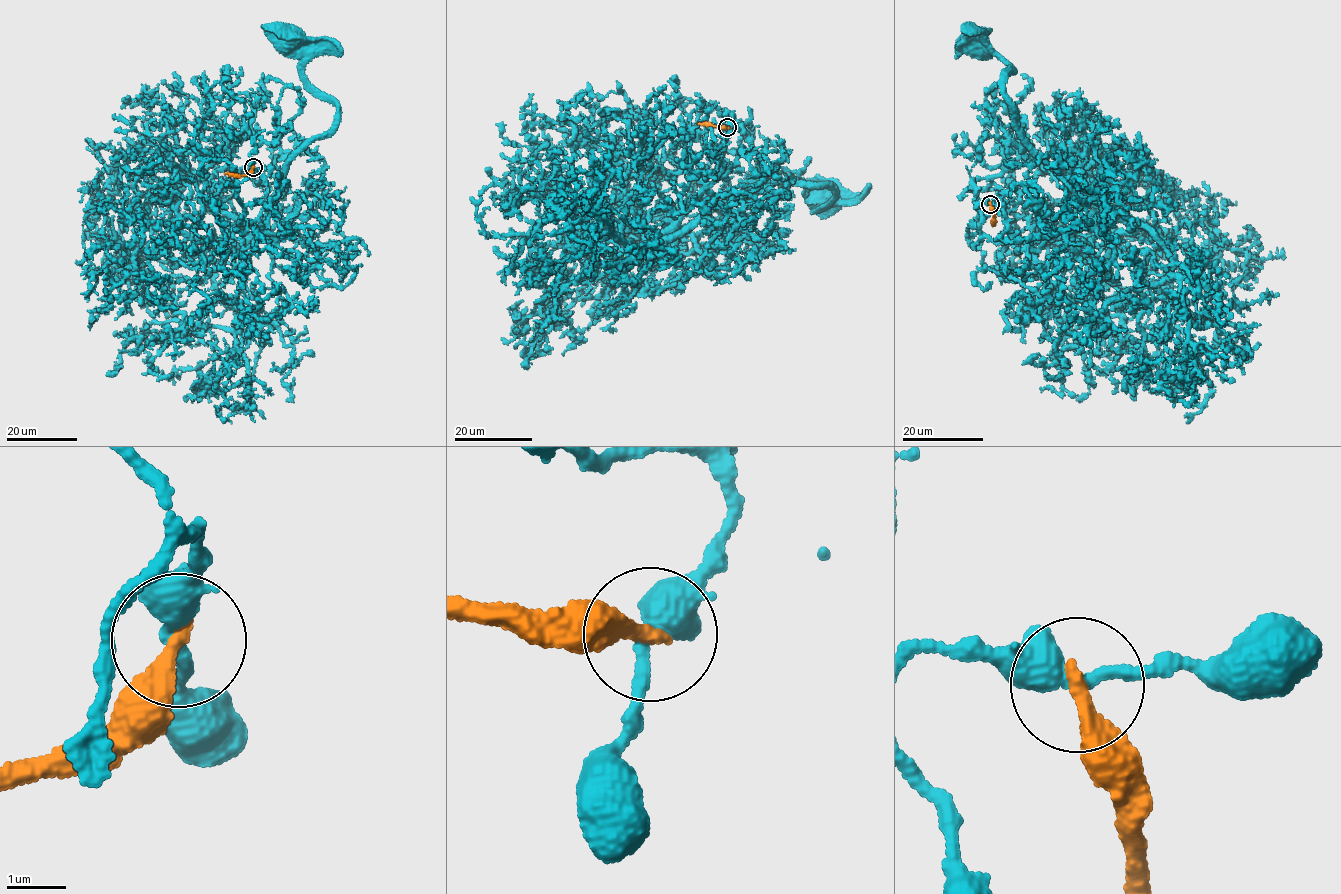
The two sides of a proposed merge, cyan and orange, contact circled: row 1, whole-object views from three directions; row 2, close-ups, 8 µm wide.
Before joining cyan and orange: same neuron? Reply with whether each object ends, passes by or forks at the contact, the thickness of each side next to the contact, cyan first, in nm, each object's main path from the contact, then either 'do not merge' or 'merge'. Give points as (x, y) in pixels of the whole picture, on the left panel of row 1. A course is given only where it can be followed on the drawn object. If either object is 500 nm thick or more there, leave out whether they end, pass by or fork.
cyan passes by; orange ends; calibres 400 and 360 nm; course cyan (252, 167), (240, 221), (274, 242), (242, 222), (230, 244), (259, 232), (289, 164), (338, 116), (295, 37); course orange (252, 167), (240, 176), (224, 173); do not merge

